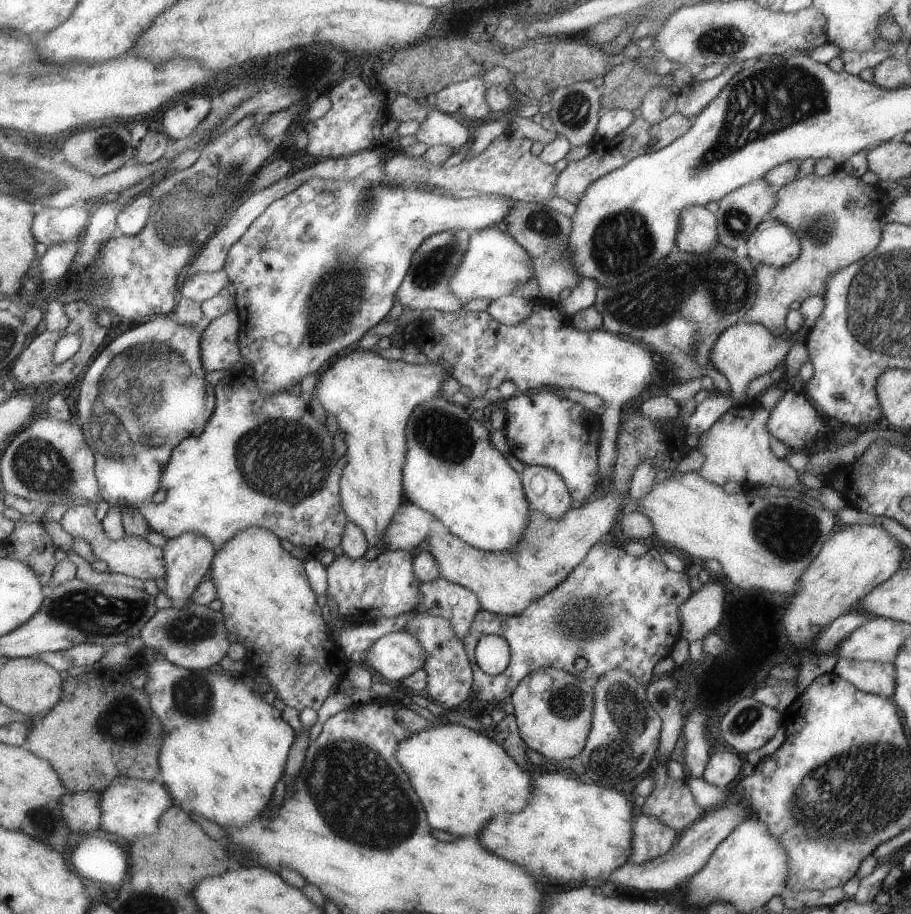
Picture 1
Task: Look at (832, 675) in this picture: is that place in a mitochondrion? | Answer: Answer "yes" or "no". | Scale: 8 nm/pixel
no

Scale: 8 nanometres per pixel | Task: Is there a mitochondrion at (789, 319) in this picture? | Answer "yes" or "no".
no

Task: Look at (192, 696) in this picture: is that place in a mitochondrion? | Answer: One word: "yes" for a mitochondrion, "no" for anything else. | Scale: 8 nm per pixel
yes

